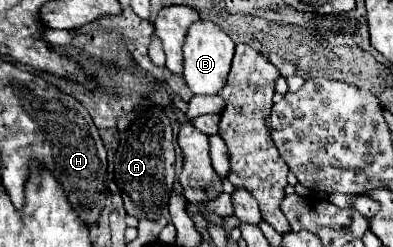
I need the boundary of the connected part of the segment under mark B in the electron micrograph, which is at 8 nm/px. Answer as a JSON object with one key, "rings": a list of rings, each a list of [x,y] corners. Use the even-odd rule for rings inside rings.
{"rings":[[[197,21],[189,27],[187,41],[183,45],[185,53],[185,81],[195,95],[219,95],[227,83],[227,75],[233,59],[233,41],[211,21]]]}

